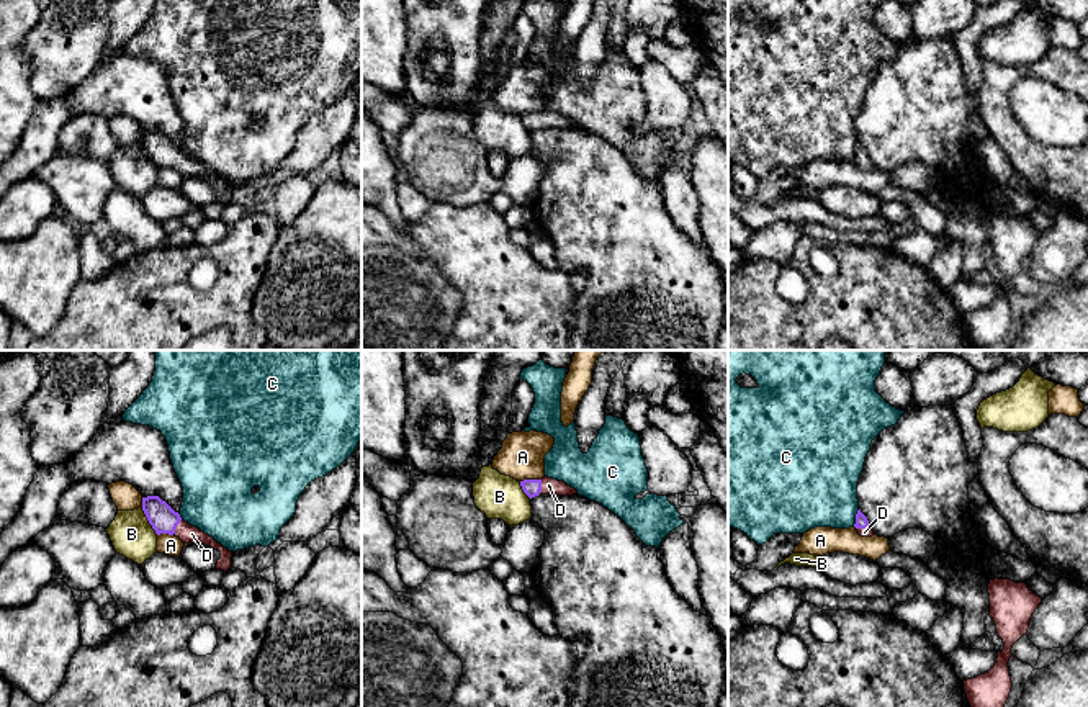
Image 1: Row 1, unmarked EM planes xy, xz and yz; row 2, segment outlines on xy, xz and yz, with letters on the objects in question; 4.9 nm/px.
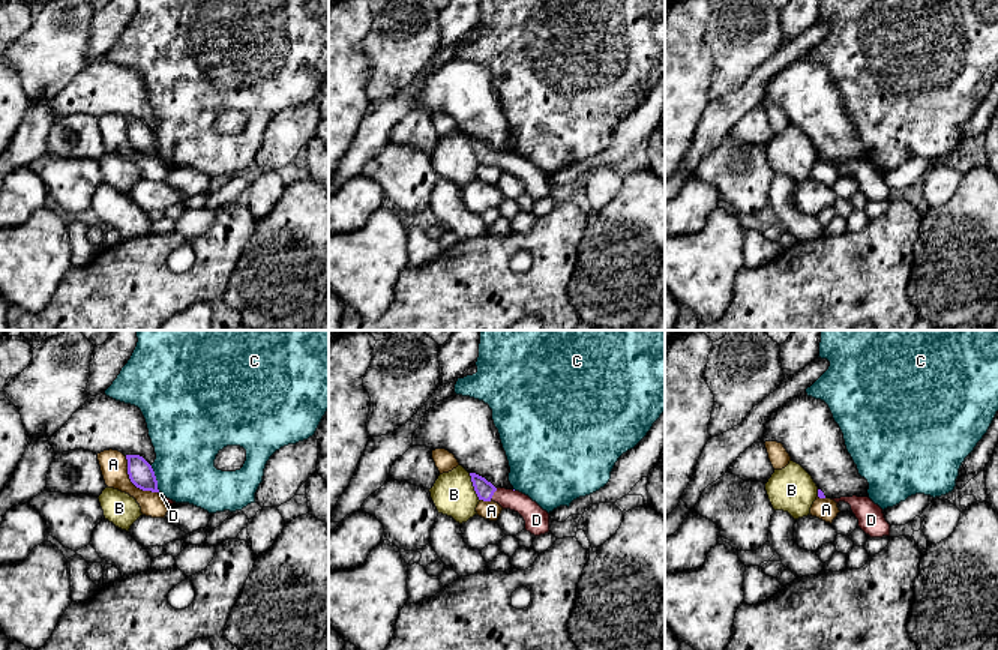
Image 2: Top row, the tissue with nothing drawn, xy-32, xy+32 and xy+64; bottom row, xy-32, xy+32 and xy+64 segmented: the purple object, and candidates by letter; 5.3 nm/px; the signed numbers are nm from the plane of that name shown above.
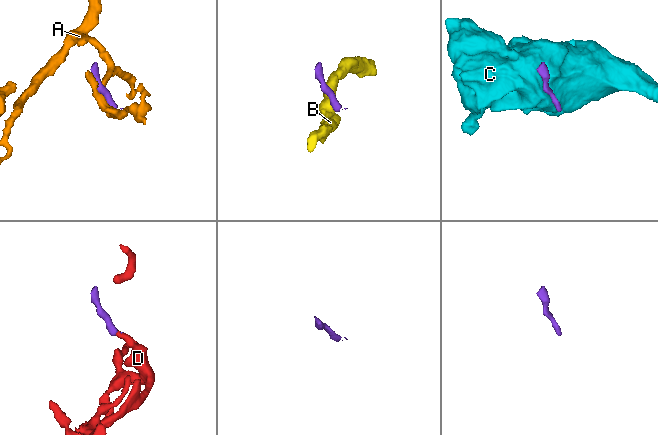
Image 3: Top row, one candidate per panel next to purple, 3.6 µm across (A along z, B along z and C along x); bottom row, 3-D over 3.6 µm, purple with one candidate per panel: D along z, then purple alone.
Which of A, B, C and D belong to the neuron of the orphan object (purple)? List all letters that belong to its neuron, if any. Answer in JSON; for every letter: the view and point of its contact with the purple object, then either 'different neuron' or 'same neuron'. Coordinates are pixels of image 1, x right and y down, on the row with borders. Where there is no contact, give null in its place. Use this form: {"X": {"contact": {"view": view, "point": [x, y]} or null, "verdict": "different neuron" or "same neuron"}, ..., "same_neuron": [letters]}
{"A": {"contact": {"view": "xz", "point": [530, 480]}, "verdict": "different neuron"}, "B": {"contact": {"view": "xy", "point": [148, 519]}, "verdict": "different neuron"}, "C": {"contact": {"view": "yz", "point": [856, 517]}, "verdict": "different neuron"}, "D": {"contact": {"view": "xy", "point": [175, 527]}, "verdict": "same neuron"}, "same_neuron": ["D"]}

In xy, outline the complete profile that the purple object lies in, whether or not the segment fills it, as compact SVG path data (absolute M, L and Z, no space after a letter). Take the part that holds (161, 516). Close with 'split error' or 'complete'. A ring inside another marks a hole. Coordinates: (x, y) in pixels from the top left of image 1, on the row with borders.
M159 496L142 498L142 511L155 530L157 535L169 534L178 537L183 543L201 543L221 552L221 558L216 563L216 570L231 570L232 552L218 543L213 537L201 532L198 527L185 522L178 512L175 512Z; split error

